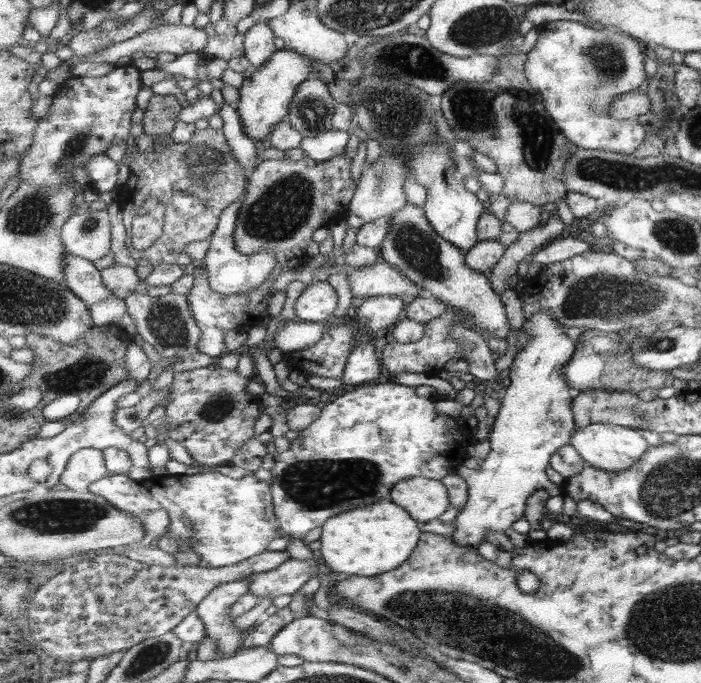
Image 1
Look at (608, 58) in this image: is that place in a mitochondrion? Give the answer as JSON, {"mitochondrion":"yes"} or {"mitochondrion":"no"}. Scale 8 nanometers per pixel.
{"mitochondrion":"yes"}

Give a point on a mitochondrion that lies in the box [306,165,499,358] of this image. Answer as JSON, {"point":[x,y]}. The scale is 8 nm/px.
{"point":[419,250]}

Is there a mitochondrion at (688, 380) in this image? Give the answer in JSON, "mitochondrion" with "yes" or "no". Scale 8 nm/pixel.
{"mitochondrion":"no"}

